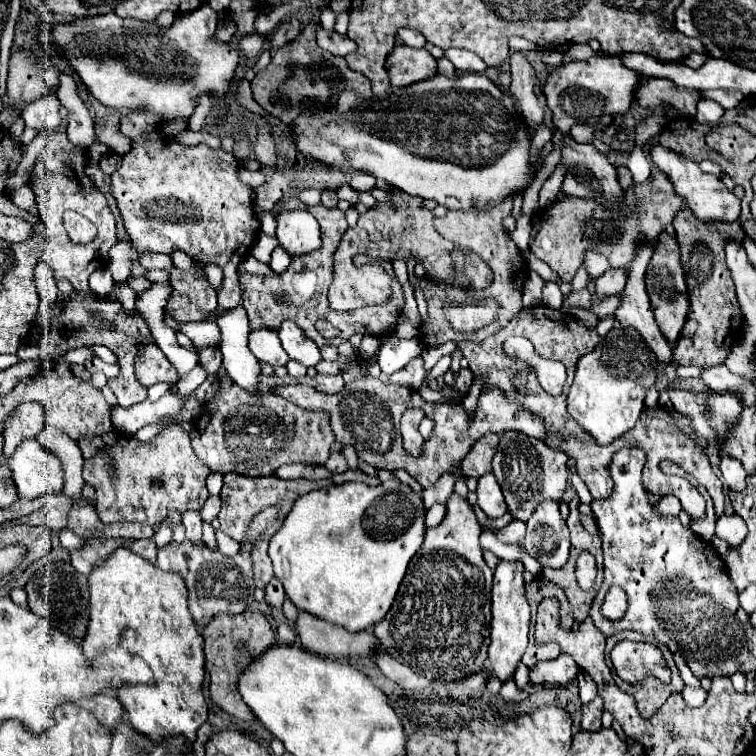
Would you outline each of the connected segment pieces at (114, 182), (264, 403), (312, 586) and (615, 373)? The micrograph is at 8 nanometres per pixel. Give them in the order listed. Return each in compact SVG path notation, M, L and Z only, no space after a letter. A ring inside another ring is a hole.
M128 112L120 124L122 132L134 140L132 150L124 154L122 166L110 176L110 192L116 198L120 216L124 220L124 228L130 236L130 244L140 256L146 254L174 254L176 250L186 252L194 262L200 264L216 264L224 270L224 282L218 290L218 302L240 302L240 284L236 266L244 260L246 252L254 244L258 236L260 222L256 220L254 206L252 206L252 188L238 182L238 160L234 154L214 150L206 144L198 146L182 146L172 138L160 138L154 142L146 142L142 132L152 130L154 122L158 122L152 114L144 112ZM156 200L180 200L182 208L154 208Z
M222 380L222 394L214 398L210 404L202 408L198 422L194 424L190 438L196 454L200 460L218 474L236 472L244 476L272 476L282 464L292 462L310 462L310 464L324 464L330 456L330 448L334 442L334 432L330 428L330 416L324 410L306 410L298 408L286 398L272 392L272 384L262 384L262 398L250 398L236 382Z
M386 480L378 486L344 482L306 492L294 502L280 530L270 538L270 560L276 568L276 578L282 582L286 596L300 612L314 614L316 618L346 628L348 632L372 628L390 610L408 562L424 542L424 516L426 508L422 496L400 480Z
M612 328L602 342L586 356L582 356L576 364L576 376L568 394L568 414L602 446L620 438L624 432L632 430L644 410L646 392L656 382L656 354L646 346L644 338L634 328Z

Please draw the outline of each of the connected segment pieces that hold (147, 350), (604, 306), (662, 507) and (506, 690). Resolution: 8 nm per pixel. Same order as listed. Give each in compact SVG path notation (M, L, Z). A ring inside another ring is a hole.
M154 341L148 342L146 346L140 346L140 354L138 354L136 364L138 364L138 368L136 368L136 380L142 386L146 386L146 388L152 386L152 384L158 384L158 382L166 382L170 386L174 386L178 382L174 366L156 348ZM154 350L158 352L156 356L154 356Z
M618 296L614 298L606 298L606 302L594 302L592 306L592 312L602 318L602 316L608 316L608 314L614 314L614 306L618 304Z
M662 496L656 504L654 504L654 512L658 516L678 516L680 514L680 502L674 496Z
M510 680L506 686L502 686L500 694L506 698L506 700L522 700L522 690L518 690L518 686L514 684L514 680Z

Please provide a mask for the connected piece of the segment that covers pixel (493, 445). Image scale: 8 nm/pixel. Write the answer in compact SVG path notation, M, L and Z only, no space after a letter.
M490 434L486 438L480 438L474 448L468 452L468 456L462 460L462 474L480 478L482 474L492 470L492 458L500 442L498 434Z

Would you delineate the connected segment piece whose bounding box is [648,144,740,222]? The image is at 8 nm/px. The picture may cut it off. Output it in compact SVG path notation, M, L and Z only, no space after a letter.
M652 144L648 148L648 156L656 168L660 168L672 182L676 194L686 200L686 206L694 212L700 222L734 222L740 216L740 200L722 184L720 178L706 174L698 168L698 164L678 152L672 152L660 144Z

